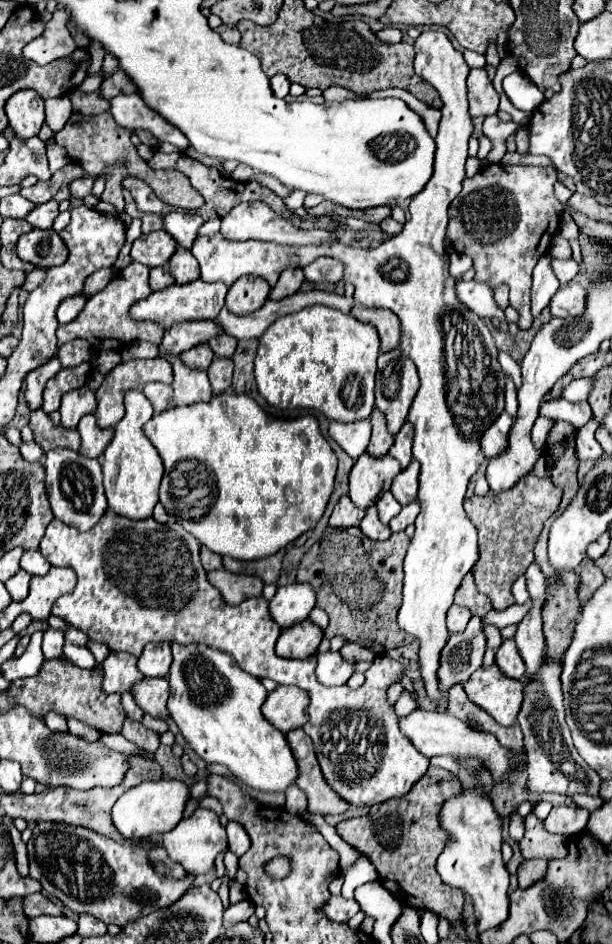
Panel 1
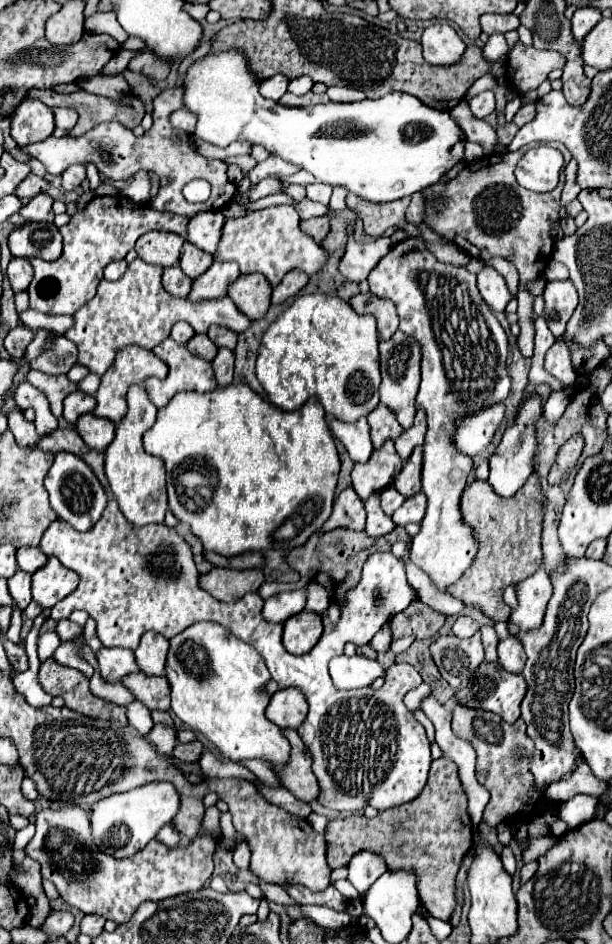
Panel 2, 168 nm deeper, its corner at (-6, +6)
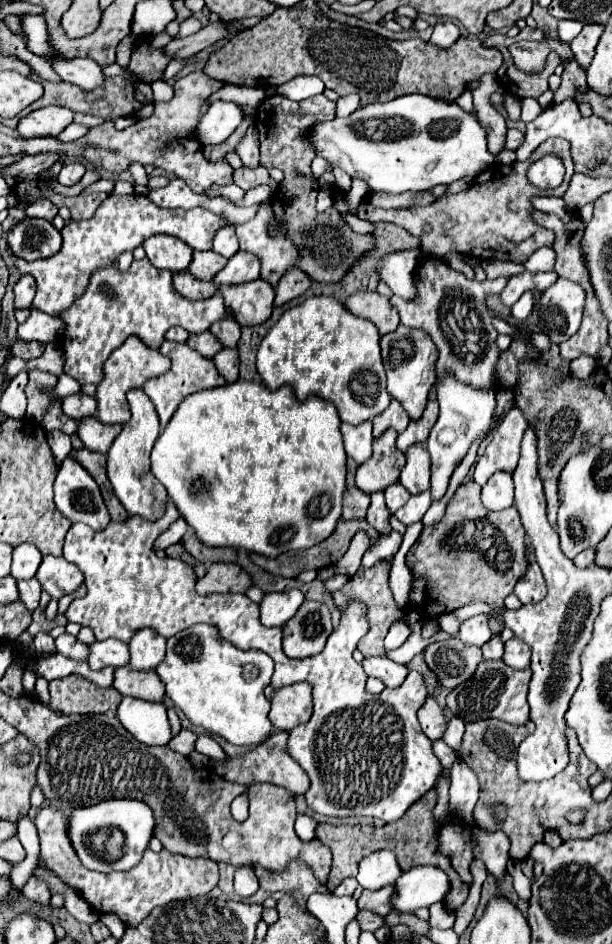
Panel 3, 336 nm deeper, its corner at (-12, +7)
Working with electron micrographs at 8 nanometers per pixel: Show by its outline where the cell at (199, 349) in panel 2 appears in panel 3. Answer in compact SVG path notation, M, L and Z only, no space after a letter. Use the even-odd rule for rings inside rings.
M200 332L200 334L192 334L186 344L190 348L194 348L196 352L200 352L204 358L214 358L216 352L220 352L224 346L216 340L216 336L212 336L212 332Z

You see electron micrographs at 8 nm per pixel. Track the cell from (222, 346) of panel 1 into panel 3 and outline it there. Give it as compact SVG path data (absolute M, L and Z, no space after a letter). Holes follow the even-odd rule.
M222 318L210 326L210 332L224 344L224 346L236 346L240 340L240 324L234 318Z

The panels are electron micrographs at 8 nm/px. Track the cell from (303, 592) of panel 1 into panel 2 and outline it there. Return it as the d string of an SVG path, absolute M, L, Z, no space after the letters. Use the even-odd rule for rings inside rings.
M306 589L278 593L268 601L264 601L262 615L270 623L284 623L288 617L300 613L304 605L306 605Z

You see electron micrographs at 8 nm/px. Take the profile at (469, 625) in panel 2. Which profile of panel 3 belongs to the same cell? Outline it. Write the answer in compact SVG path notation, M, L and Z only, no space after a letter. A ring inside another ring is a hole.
M478 614L466 622L462 622L458 638L464 644L474 644L474 646L484 646L492 638L492 630L488 626L488 618L484 614Z

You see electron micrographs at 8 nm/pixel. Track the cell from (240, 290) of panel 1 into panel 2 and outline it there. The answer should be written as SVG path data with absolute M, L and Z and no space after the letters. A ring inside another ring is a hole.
M262 273L240 275L228 289L228 297L250 319L260 319L268 311L270 295L272 285L262 277Z

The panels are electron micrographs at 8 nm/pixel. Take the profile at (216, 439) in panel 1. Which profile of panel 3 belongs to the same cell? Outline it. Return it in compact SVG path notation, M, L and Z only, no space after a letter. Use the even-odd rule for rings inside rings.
M236 380L232 384L214 388L214 390L204 390L188 396L182 400L182 406L176 410L168 426L160 432L154 448L152 448L152 474L164 484L168 490L168 498L176 504L180 510L182 518L188 522L188 526L200 536L200 540L208 546L228 546L228 548L242 548L246 552L256 552L268 558L276 558L284 552L290 550L306 550L322 540L326 540L340 516L342 516L342 492L346 488L346 452L342 446L342 436L340 436L340 418L336 416L334 404L328 404L328 400L320 400L316 396L308 396L304 402L298 402L294 396L294 390L290 386L282 386L278 390L270 390L264 384L258 382L246 382L246 380Z

